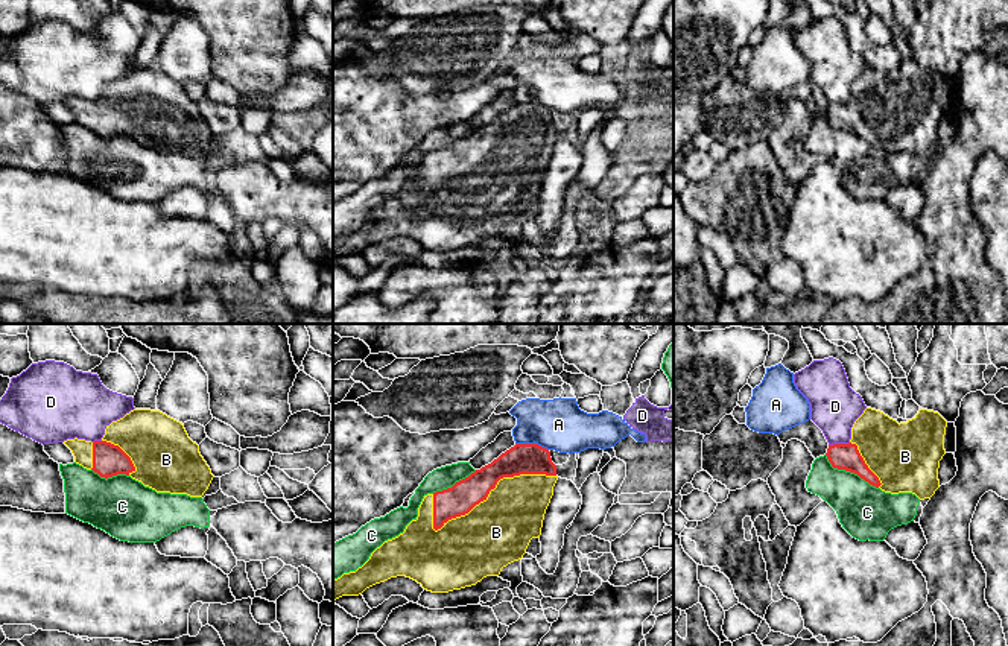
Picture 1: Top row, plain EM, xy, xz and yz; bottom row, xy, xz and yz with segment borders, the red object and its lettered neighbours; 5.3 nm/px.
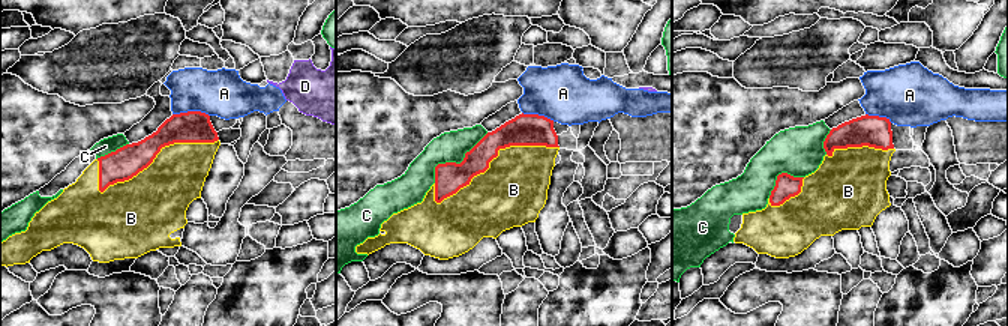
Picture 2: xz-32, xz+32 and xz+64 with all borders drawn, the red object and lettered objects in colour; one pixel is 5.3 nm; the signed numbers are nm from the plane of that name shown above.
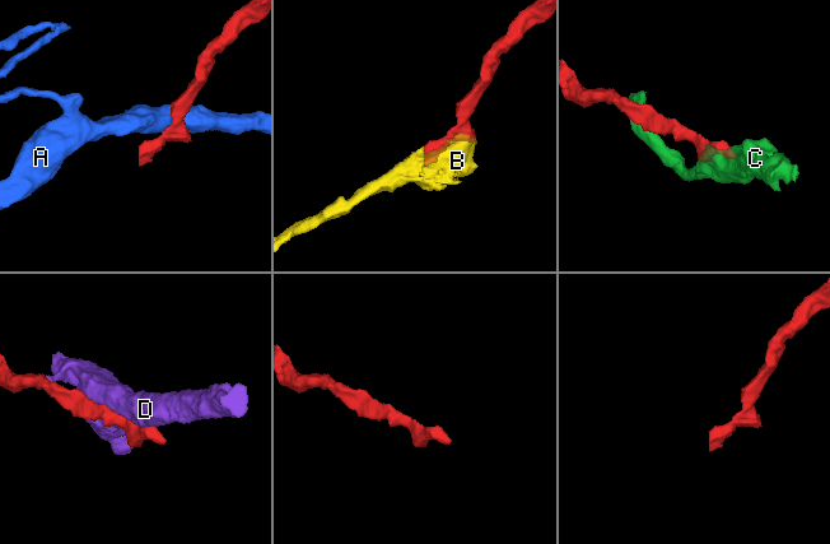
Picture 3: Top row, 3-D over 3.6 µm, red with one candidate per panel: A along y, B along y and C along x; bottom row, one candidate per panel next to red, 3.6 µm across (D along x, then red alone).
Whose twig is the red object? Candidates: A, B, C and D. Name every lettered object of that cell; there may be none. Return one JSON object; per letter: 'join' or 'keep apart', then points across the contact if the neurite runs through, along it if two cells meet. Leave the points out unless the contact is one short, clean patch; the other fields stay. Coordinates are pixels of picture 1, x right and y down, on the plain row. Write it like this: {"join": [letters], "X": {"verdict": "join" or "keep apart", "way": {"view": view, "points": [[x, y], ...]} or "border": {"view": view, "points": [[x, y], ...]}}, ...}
{"join": ["B"], "A": {"verdict": "keep apart"}, "B": {"verdict": "join"}, "C": {"verdict": "keep apart"}, "D": {"verdict": "keep apart"}}

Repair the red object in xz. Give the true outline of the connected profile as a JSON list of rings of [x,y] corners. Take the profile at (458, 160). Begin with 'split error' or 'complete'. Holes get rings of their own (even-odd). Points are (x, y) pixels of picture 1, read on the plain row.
split error | [[[515,103],[452,147],[424,155],[418,176],[403,193],[377,207],[356,231],[333,240],[333,261],[359,255],[397,236],[410,237],[432,252],[461,249],[487,236],[499,236],[503,226],[523,217],[532,198],[540,198],[556,140],[556,125],[547,108]]]

